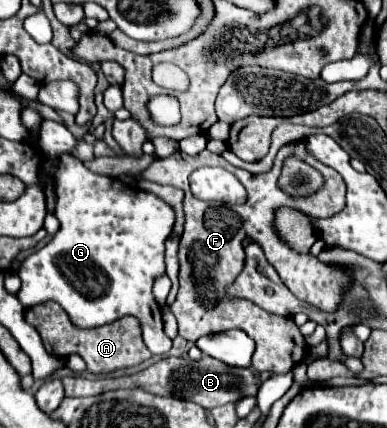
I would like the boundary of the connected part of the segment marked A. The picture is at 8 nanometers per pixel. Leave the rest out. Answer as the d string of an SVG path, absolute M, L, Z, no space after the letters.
M47 302L41 306L35 306L29 310L29 320L37 324L37 330L43 338L43 344L47 352L55 354L57 358L67 358L69 354L81 354L81 358L87 362L87 370L93 374L107 374L117 368L129 368L135 364L141 364L151 358L149 348L145 346L141 338L141 326L133 316L125 316L121 320L115 320L111 324L105 324L101 328L79 328L69 322L69 316L57 302Z

